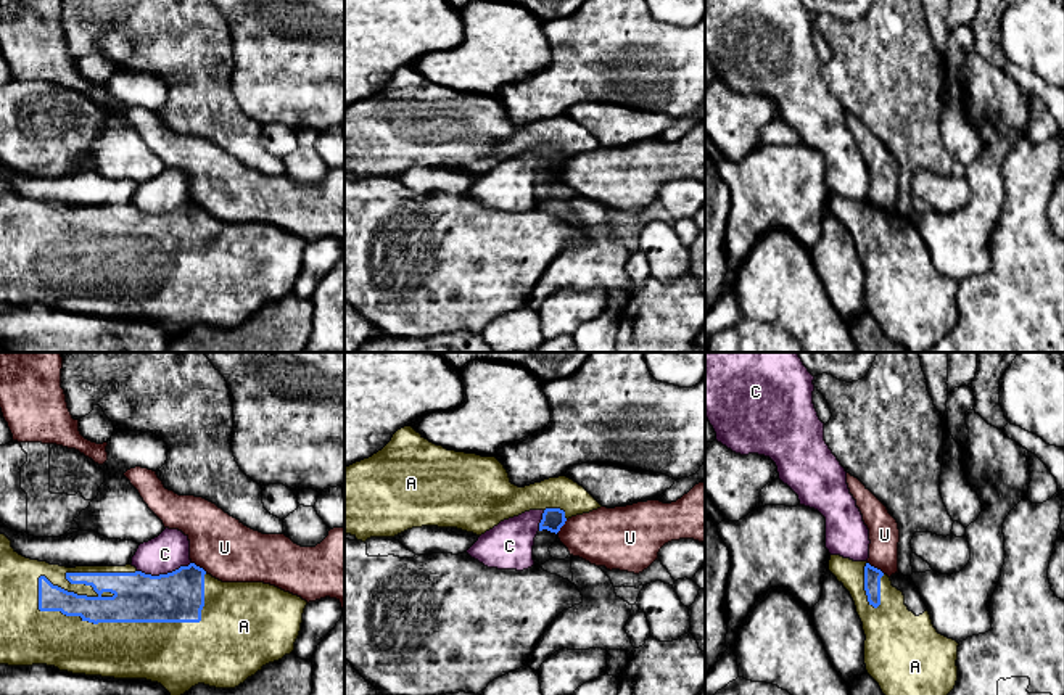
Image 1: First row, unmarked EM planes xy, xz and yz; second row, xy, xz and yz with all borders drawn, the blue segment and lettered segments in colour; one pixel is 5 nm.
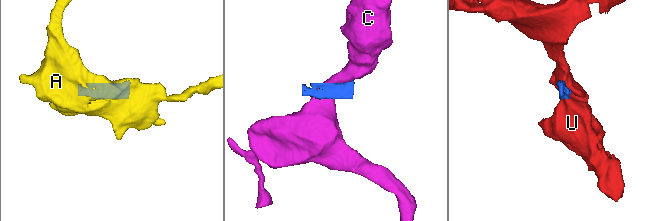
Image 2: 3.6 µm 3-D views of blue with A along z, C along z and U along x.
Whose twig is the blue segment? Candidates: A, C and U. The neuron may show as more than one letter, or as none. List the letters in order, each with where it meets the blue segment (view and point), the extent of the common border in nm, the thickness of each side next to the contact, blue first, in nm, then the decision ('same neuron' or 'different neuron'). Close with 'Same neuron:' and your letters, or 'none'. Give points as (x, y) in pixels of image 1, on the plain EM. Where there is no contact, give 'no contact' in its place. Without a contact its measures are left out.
A: xy (142, 261) | 850 nm | 260/340 nm | same neuron
C: xy (163, 214) | 280 nm | 260/190 nm | different neuron
U: yz (876, 208) | 110 nm | 80/160 nm | different neuron
Same neuron: A

